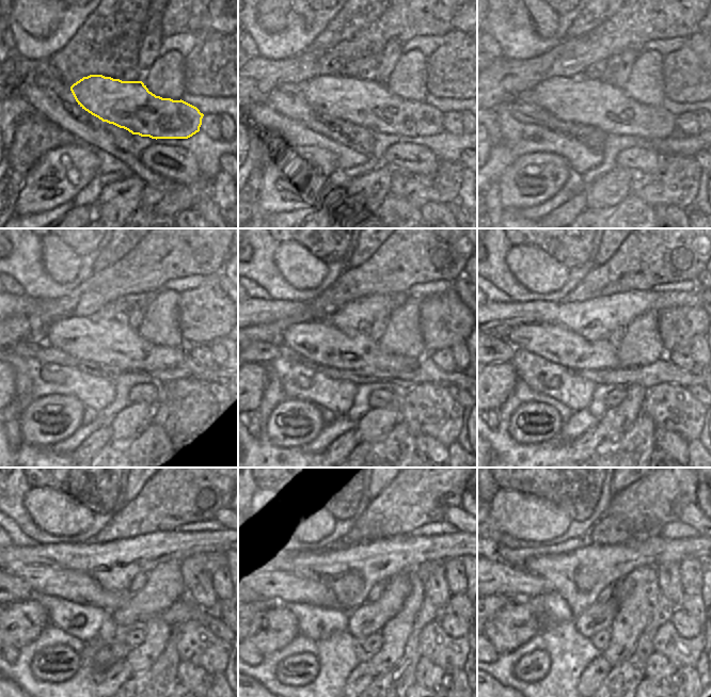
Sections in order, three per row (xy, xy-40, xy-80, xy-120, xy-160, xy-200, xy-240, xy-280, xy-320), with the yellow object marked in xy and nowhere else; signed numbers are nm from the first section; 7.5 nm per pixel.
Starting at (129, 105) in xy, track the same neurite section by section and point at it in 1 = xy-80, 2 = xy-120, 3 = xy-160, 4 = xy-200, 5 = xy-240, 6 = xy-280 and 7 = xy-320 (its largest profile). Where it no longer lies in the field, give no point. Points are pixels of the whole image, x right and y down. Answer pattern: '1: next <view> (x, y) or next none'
1: next xy-80 (579, 99)
2: next xy-120 (114, 343)
3: next xy-160 (321, 343)
4: next xy-200 (553, 343)
5: next xy-240 (72, 585)
6: next xy-280 (275, 583)
7: next xy-320 (499, 579)

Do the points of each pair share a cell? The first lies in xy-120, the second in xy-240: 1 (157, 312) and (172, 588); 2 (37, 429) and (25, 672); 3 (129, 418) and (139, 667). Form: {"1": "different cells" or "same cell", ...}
{"1": "same cell", "2": "different cells", "3": "same cell"}

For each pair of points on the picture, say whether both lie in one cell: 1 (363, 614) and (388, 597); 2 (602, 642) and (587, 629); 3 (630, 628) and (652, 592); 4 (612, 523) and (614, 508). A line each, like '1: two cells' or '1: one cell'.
1: one cell
2: two cells
3: one cell
4: two cells

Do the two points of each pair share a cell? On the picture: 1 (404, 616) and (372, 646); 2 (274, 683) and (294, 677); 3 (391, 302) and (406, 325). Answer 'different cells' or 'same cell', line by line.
1: different cells
2: different cells
3: different cells

